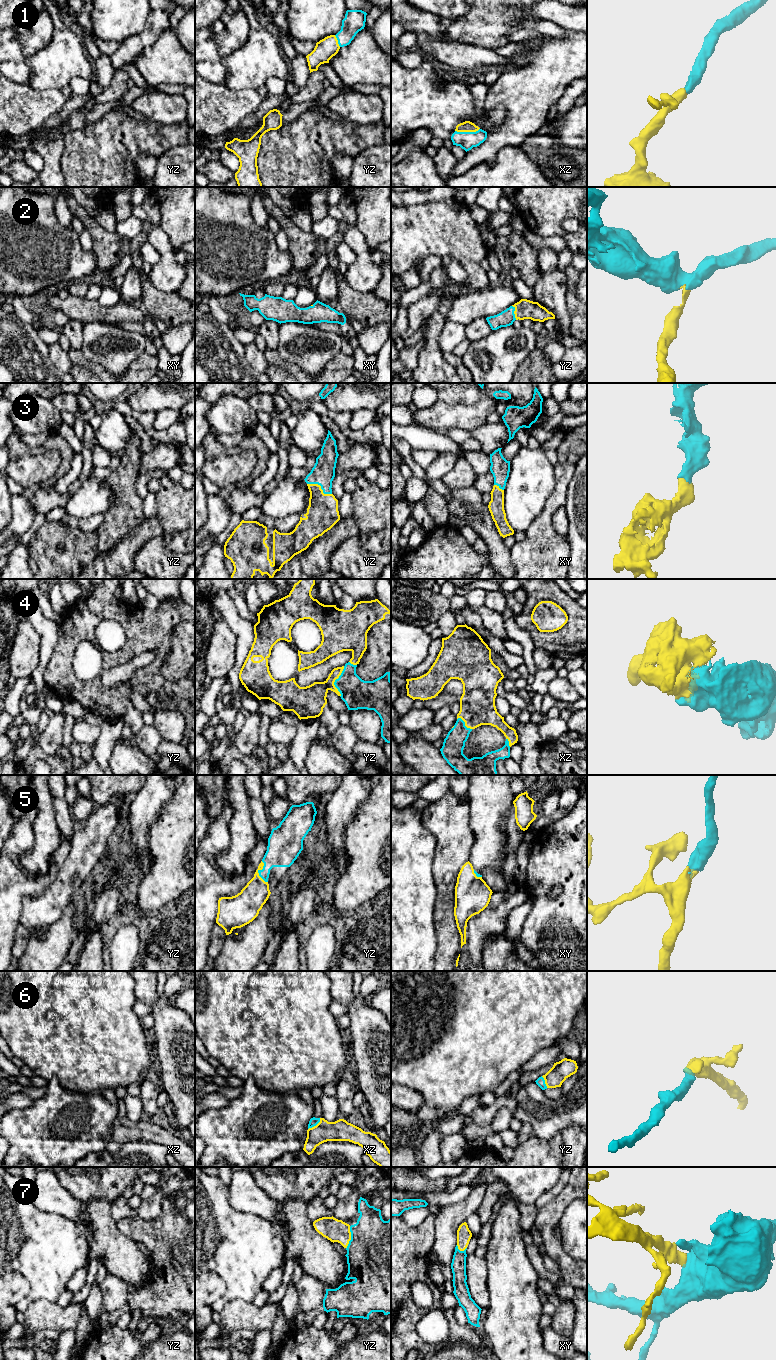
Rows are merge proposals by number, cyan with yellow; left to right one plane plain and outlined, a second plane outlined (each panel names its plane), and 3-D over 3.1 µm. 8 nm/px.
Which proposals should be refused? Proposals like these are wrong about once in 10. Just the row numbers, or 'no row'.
no row

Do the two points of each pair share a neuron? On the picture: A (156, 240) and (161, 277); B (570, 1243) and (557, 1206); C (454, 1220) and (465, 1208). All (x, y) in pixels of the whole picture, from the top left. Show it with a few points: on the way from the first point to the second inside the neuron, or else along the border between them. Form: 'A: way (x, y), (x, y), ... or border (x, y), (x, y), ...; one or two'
A: way (165, 249), (165, 268); one
B: border (576, 1199), (565, 1209), (558, 1223); two
C: way (456, 1217), (462, 1211); one

